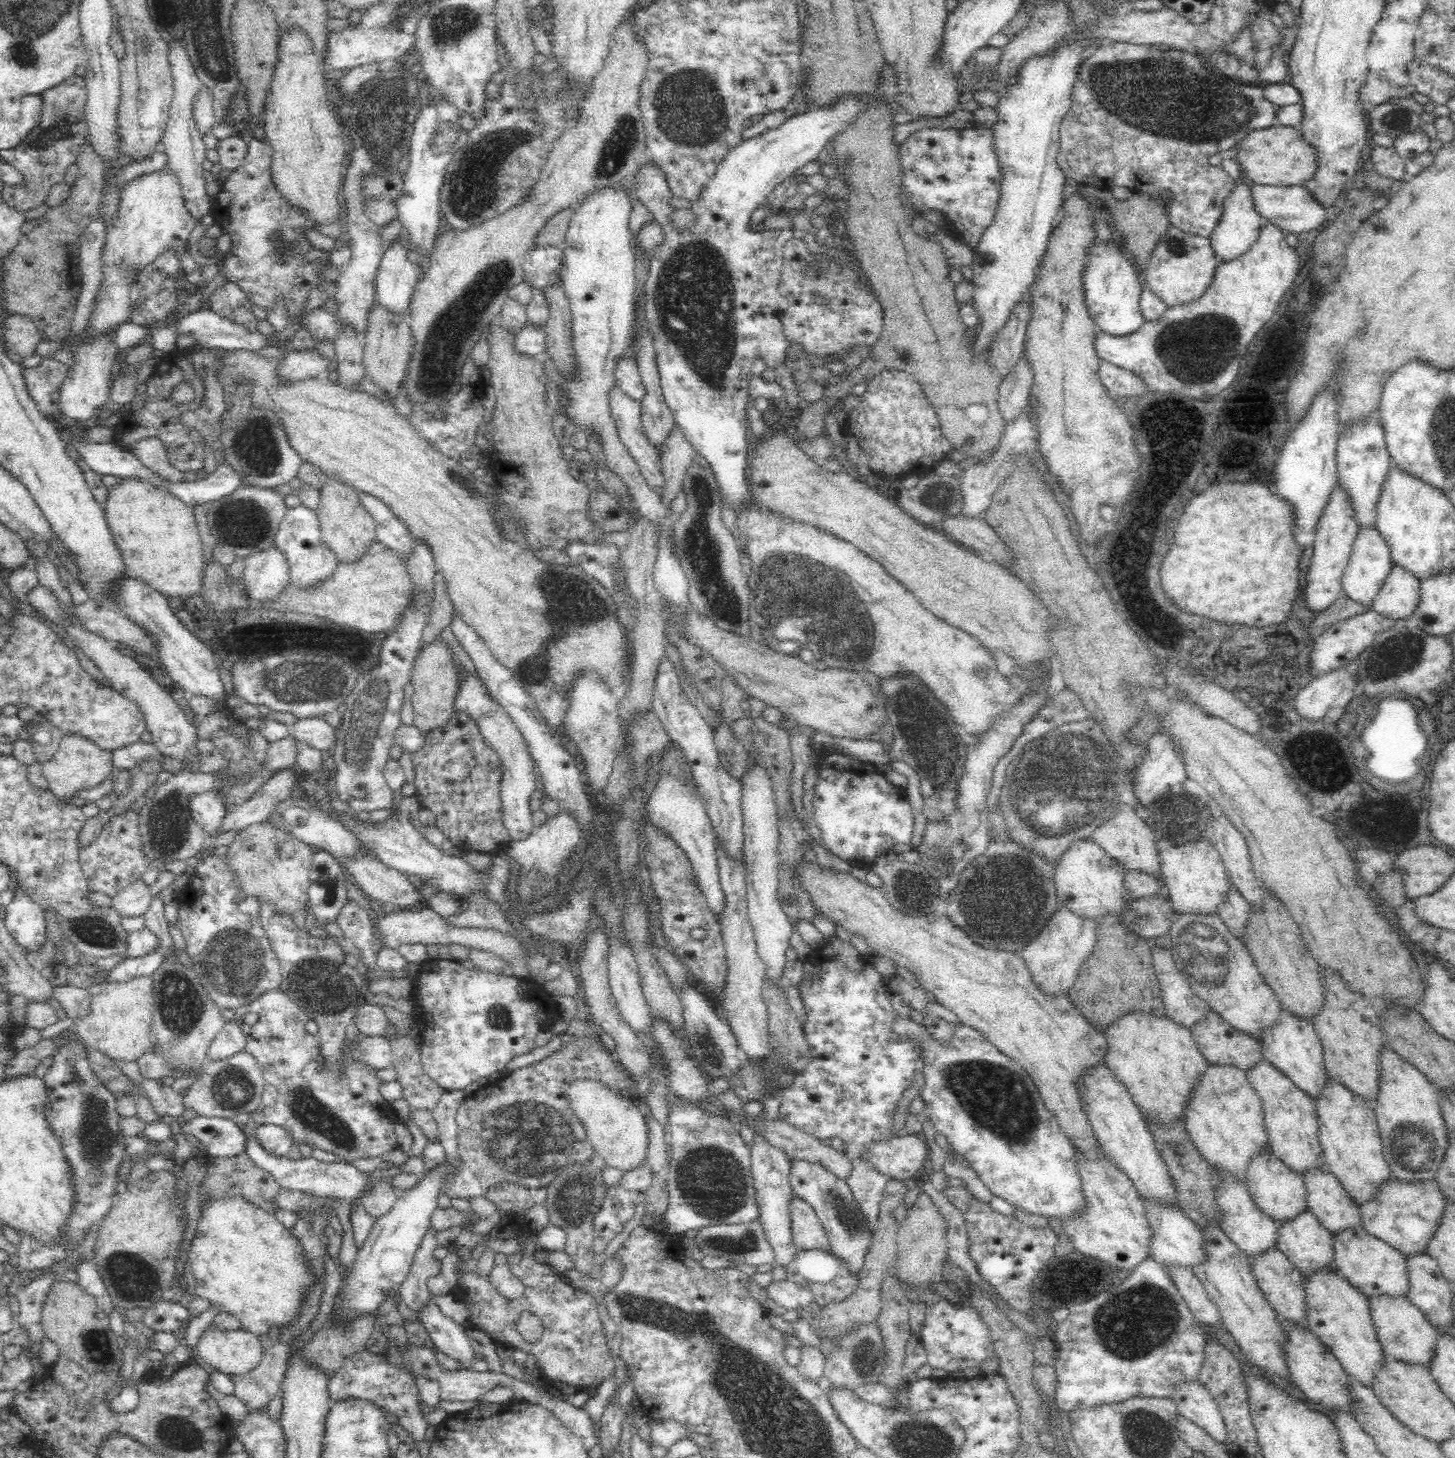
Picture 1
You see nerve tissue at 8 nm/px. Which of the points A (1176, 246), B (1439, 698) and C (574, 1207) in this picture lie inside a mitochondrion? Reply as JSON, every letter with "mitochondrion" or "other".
{"A":"mitochondrion","B":"other","C":"mitochondrion"}

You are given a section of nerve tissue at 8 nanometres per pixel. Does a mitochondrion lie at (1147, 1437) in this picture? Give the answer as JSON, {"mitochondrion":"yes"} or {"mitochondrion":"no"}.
{"mitochondrion":"yes"}

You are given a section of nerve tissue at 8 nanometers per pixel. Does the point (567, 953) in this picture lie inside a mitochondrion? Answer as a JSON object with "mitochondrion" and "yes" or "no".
{"mitochondrion":"no"}

